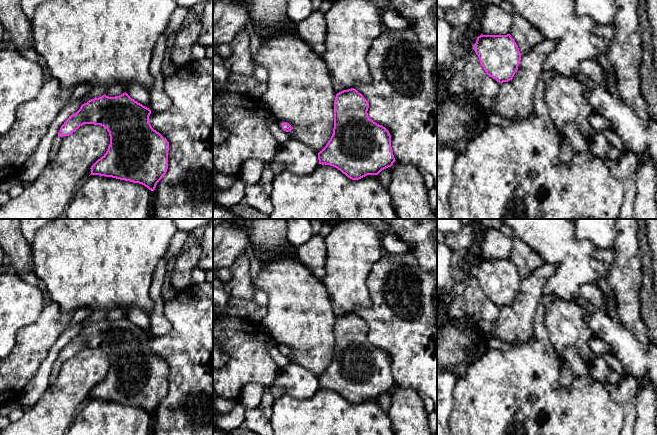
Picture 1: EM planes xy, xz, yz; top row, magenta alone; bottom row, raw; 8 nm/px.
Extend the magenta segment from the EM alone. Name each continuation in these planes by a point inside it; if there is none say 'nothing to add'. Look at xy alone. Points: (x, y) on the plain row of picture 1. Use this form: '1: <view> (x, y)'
1: xy (57, 365)

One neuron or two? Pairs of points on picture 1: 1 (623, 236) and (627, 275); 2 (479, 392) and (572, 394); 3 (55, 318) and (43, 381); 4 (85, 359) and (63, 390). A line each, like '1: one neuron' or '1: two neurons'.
1: one neuron
2: one neuron
3: two neurons
4: one neuron

